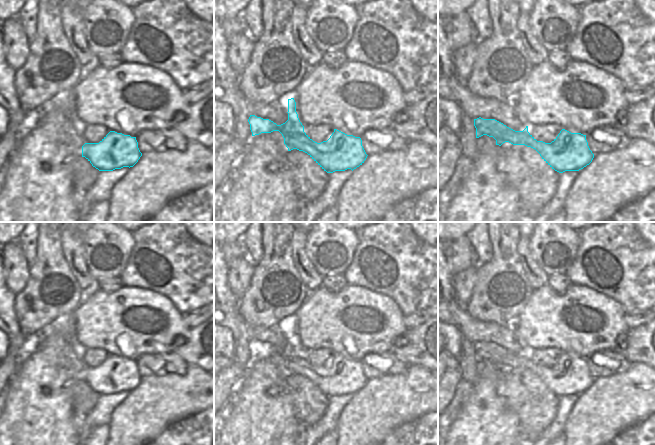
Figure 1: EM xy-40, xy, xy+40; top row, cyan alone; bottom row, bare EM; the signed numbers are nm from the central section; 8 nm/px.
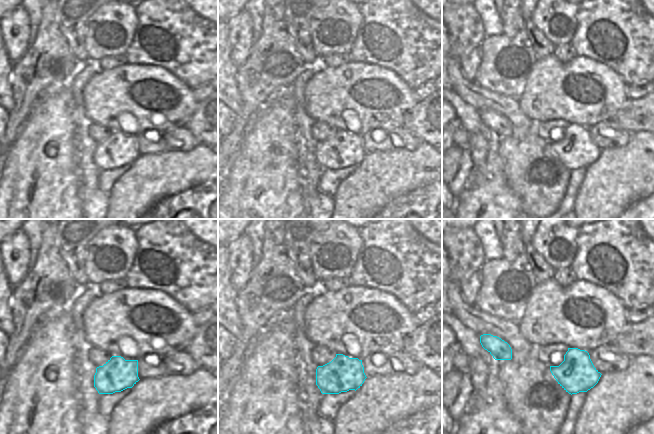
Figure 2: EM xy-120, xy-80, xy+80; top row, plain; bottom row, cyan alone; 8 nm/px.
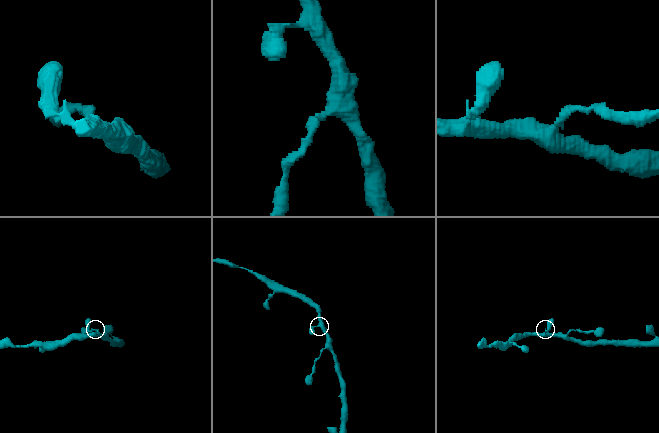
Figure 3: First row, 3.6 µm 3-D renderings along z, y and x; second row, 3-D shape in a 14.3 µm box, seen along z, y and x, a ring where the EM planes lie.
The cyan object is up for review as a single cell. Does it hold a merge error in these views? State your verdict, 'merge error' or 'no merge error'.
no merge error

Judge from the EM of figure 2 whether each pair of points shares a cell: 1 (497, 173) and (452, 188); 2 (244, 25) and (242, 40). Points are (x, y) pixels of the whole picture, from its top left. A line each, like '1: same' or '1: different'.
1: different
2: same

